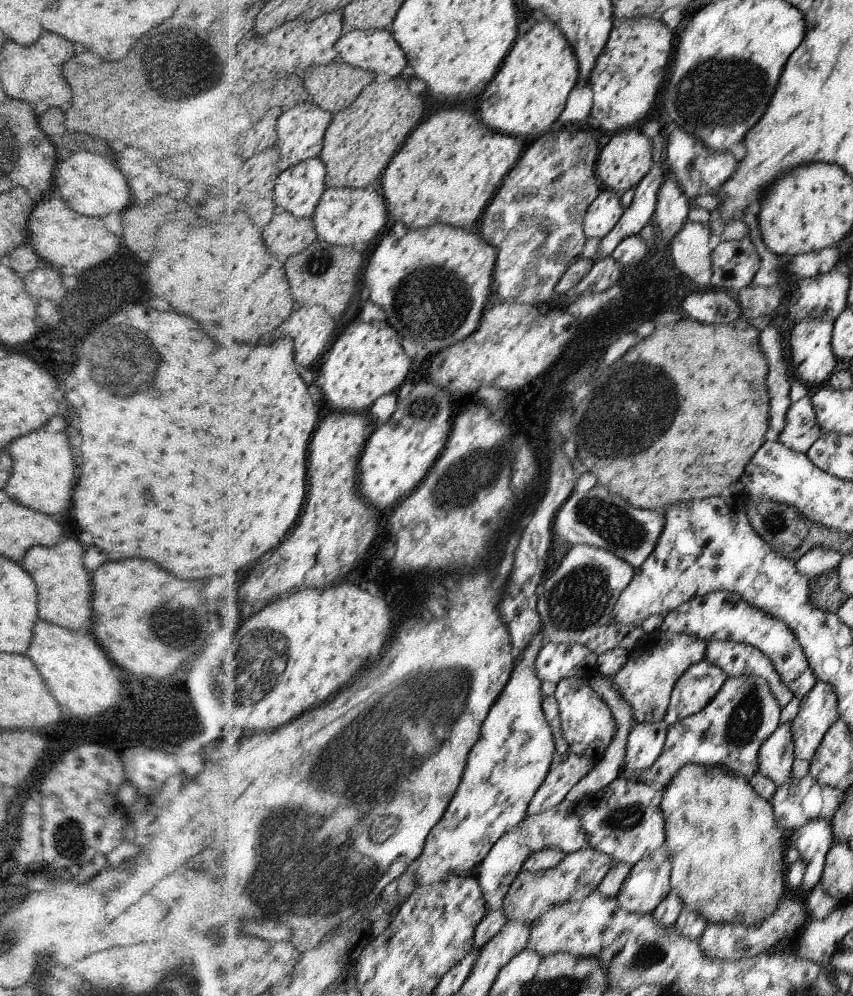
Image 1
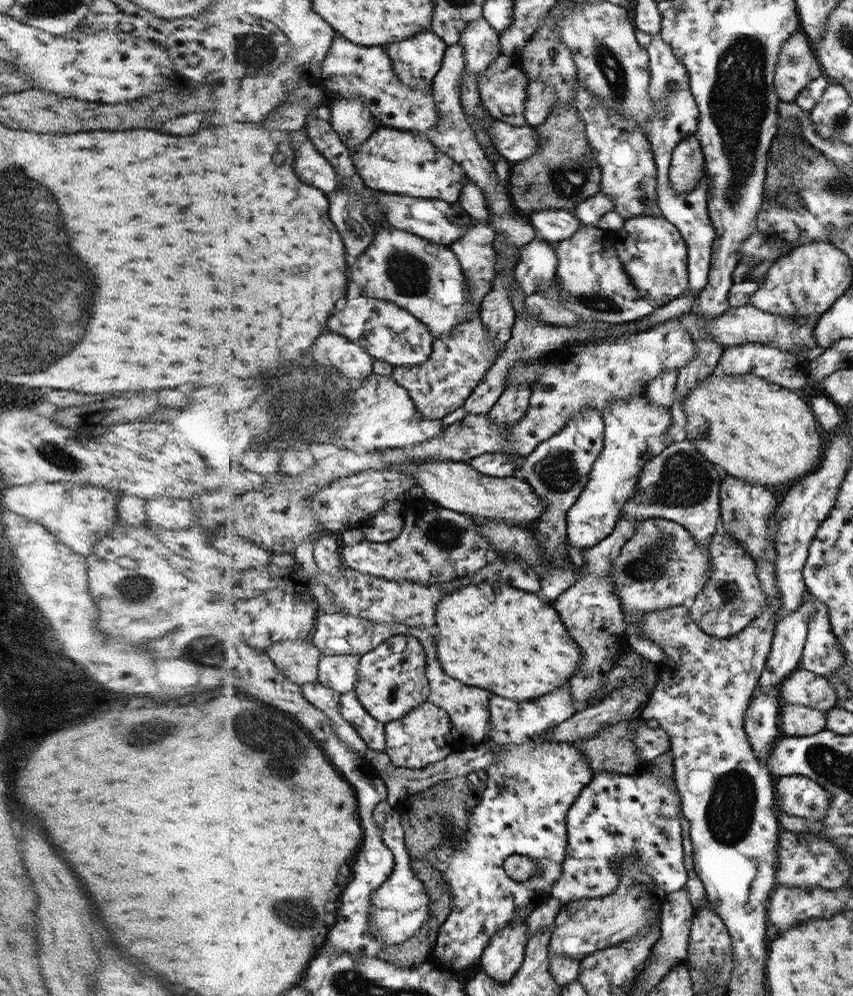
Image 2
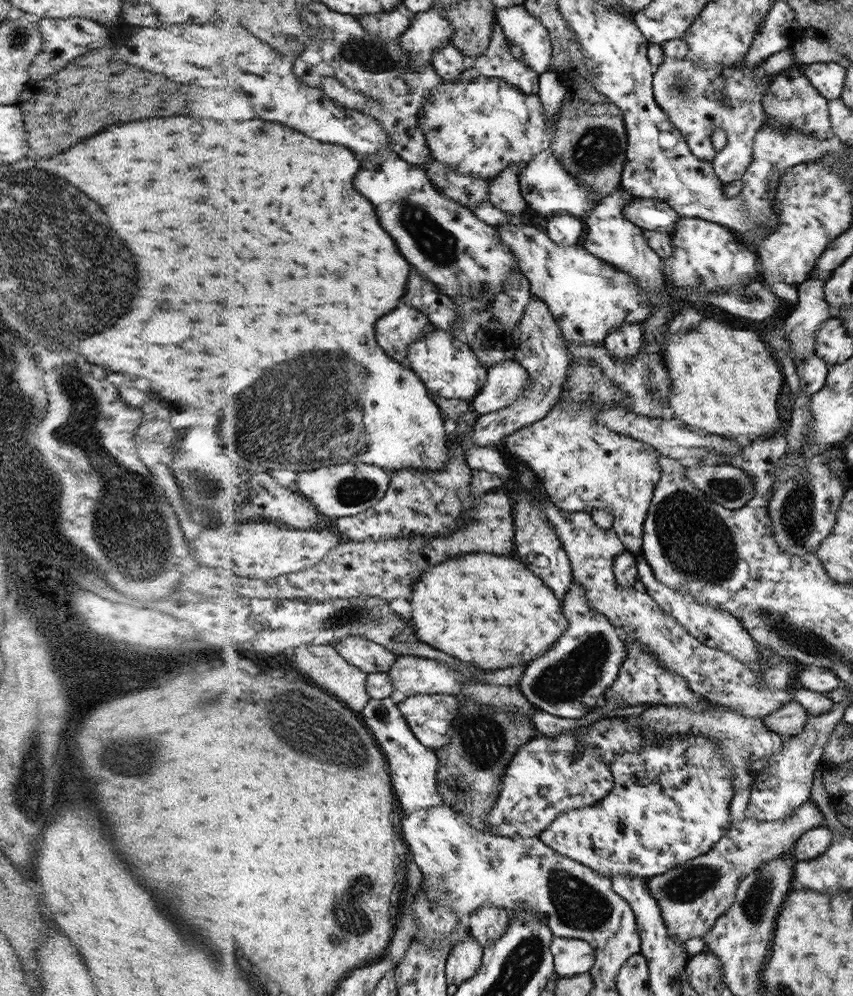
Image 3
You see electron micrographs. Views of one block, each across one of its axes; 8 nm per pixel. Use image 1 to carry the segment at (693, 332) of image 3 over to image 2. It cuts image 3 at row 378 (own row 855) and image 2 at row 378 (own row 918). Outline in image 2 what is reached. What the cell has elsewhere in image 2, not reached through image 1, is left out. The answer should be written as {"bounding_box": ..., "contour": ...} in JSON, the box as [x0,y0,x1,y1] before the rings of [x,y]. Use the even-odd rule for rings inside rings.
{"bounding_box":[682,372,824,491],"contour":[[[713,372],[683,398],[682,408],[687,414],[687,439],[708,462],[722,466],[729,476],[775,491],[794,486],[796,480],[812,472],[812,468],[818,468],[824,444],[816,428],[817,418],[808,404],[787,387],[757,374],[718,375]]]}

